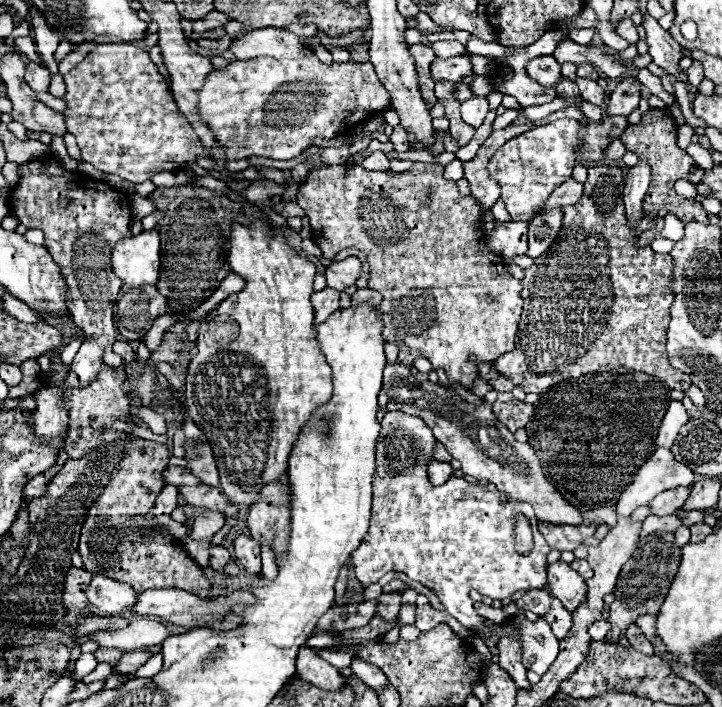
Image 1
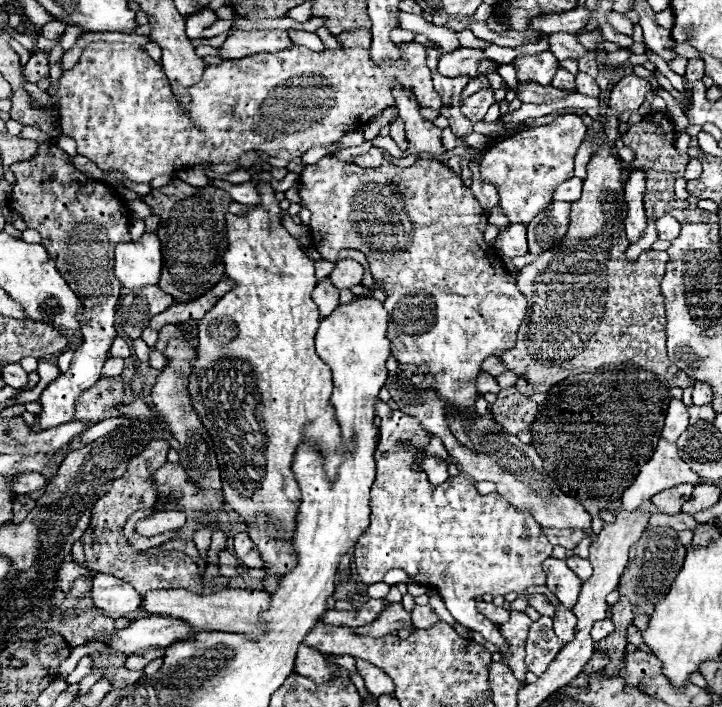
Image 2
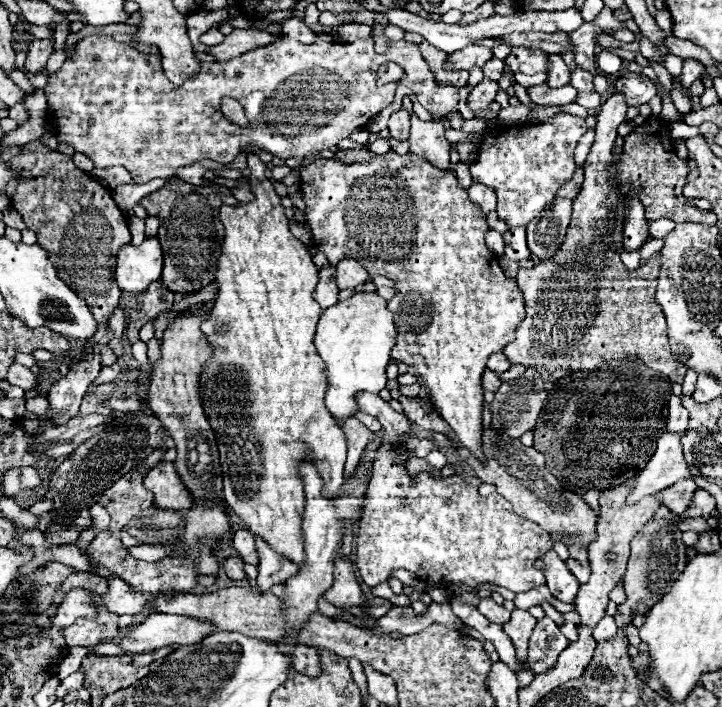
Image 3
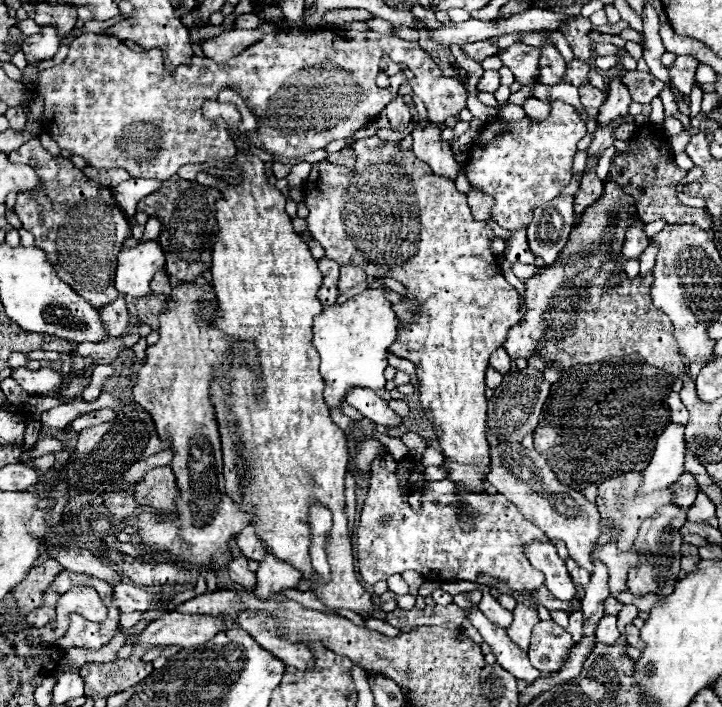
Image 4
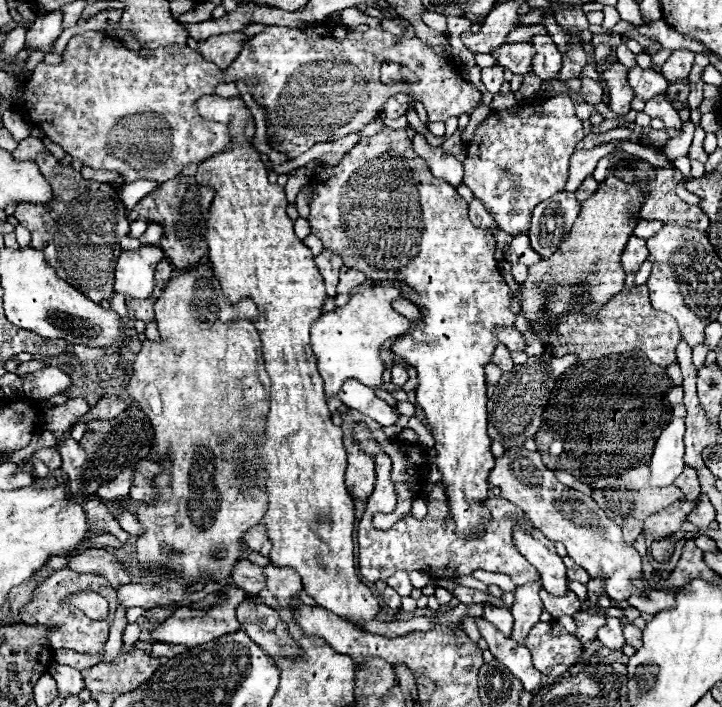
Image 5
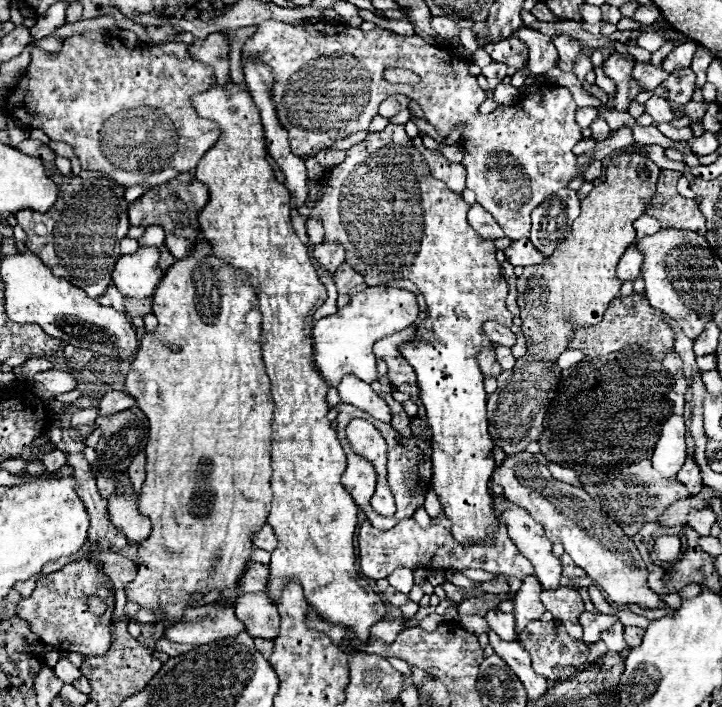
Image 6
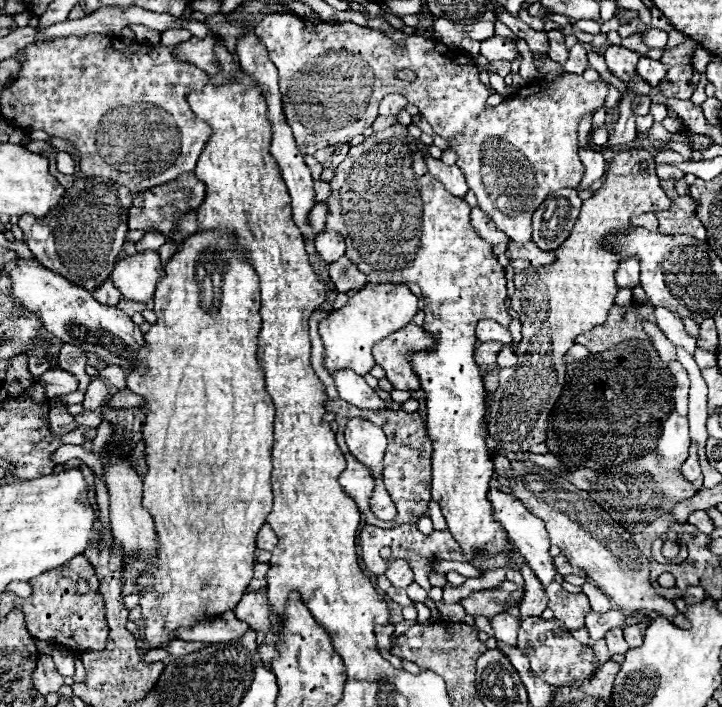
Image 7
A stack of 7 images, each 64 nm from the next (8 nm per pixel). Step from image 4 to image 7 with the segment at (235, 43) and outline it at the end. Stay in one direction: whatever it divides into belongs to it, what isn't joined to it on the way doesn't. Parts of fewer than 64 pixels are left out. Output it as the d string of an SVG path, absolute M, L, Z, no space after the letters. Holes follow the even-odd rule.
M208 34L204 40L200 38L190 38L188 42L178 44L178 58L192 62L194 66L206 70L208 74L220 74L220 66L218 66L218 58L214 54L214 46L218 44L218 36L216 34Z

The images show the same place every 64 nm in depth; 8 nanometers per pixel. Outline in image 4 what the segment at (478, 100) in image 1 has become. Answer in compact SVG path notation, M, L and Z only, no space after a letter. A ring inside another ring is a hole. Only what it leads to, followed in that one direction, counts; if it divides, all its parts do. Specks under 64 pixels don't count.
M486 70L484 76L480 78L476 90L478 90L478 92L490 92L490 94L494 94L494 92L498 90L498 86L500 86L500 76L498 76L498 72L496 72L496 70Z

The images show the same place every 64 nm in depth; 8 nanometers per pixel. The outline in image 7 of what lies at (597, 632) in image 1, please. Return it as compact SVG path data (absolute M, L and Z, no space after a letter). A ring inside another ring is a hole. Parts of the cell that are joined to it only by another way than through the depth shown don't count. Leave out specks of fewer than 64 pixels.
M622 628L618 630L610 630L610 634L606 634L606 644L610 648L612 654L624 654L628 652L628 646L626 646L626 640L622 638Z

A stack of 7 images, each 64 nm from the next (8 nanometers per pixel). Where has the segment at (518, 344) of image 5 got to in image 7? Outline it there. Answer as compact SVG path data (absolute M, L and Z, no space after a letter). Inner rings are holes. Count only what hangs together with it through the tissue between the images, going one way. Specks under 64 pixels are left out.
M480 320L476 326L476 336L480 342L502 342L512 344L512 334L508 328L500 326L494 320Z

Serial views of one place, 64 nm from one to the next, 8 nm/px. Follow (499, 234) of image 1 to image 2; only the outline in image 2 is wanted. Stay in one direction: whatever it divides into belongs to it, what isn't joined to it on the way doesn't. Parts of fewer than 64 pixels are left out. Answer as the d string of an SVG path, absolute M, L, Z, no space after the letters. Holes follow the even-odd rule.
M508 226L508 228L500 228L494 246L496 246L498 252L502 252L502 256L508 256L508 258L526 254L526 252L528 252L528 244L526 244L526 226Z

